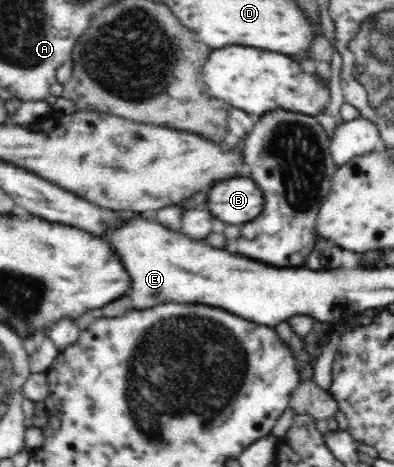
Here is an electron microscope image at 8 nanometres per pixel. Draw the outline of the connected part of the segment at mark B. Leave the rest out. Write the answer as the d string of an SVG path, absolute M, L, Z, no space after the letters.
M227 179L211 187L207 207L213 217L231 225L239 225L261 213L261 205L264 204L261 193L251 179Z

